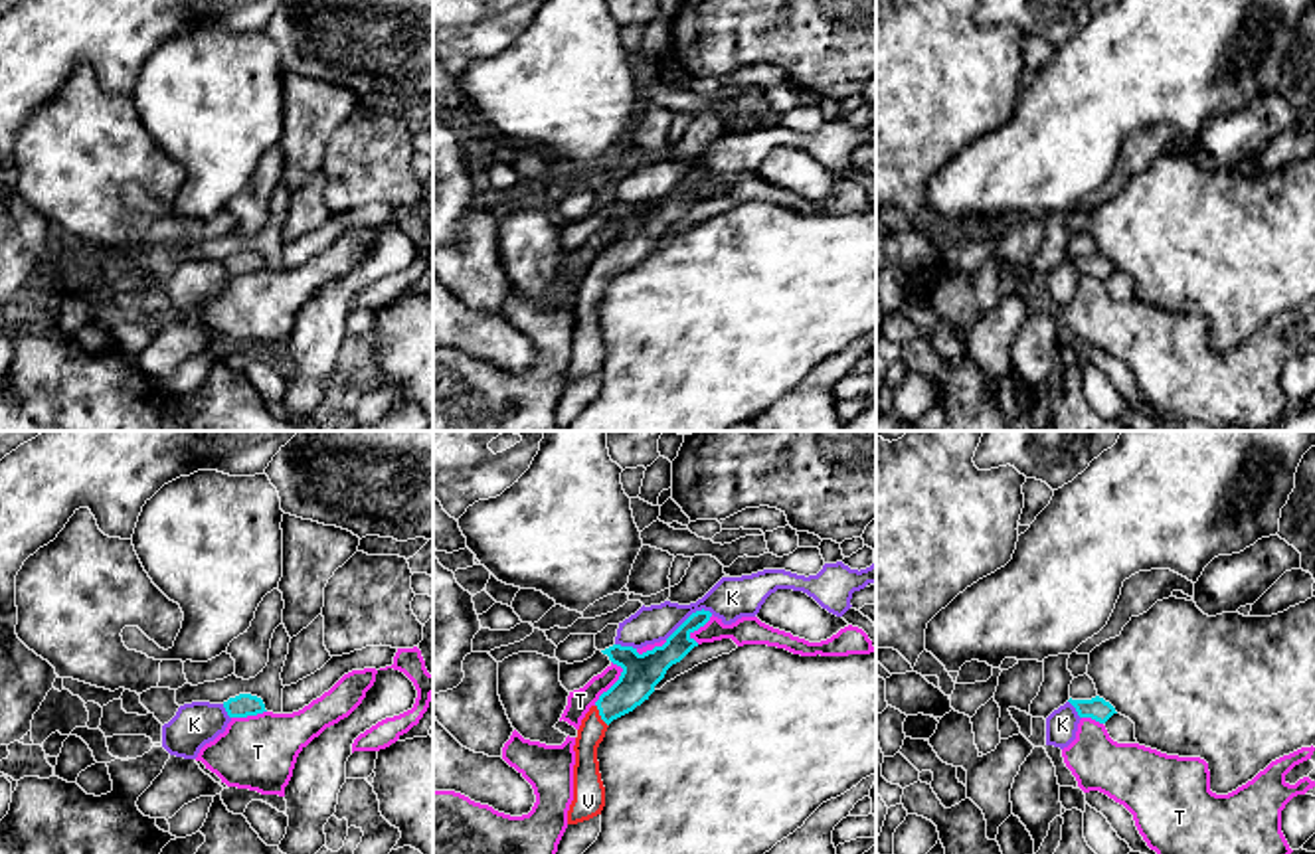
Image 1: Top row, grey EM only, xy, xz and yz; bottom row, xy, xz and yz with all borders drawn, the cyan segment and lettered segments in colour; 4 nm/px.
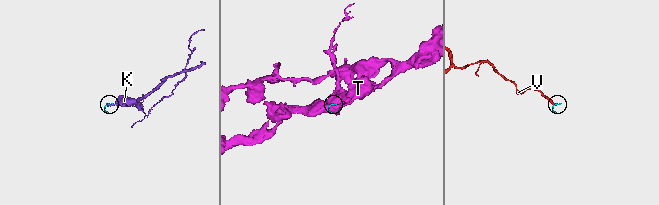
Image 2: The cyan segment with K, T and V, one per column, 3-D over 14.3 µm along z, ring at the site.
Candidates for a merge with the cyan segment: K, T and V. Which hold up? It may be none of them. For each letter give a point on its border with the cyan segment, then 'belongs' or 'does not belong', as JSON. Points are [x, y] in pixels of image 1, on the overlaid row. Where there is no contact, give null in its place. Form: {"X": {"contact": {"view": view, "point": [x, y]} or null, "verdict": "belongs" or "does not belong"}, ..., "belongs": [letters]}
{"K": {"contact": {"view": "xz", "point": [691, 615]}, "verdict": "does not belong"}, "T": {"contact": {"view": "xz", "point": [613, 684]}, "verdict": "does not belong"}, "V": {"contact": {"view": "xz", "point": [602, 716]}, "verdict": "belongs"}, "belongs": ["V"]}

